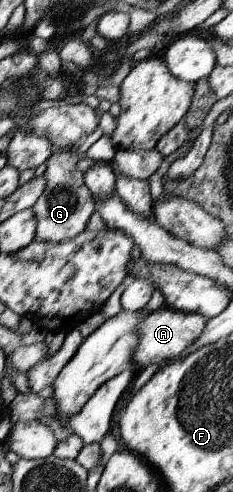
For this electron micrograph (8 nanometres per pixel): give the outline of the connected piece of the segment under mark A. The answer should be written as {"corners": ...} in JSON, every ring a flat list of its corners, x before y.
{"corners":[[162,306,155,311,149,312,146,318,142,318,136,326,138,334,138,348,132,358,133,370,139,372,150,364,170,360,184,352,192,342,196,342,200,332,206,326,207,318,198,313,182,312]]}

